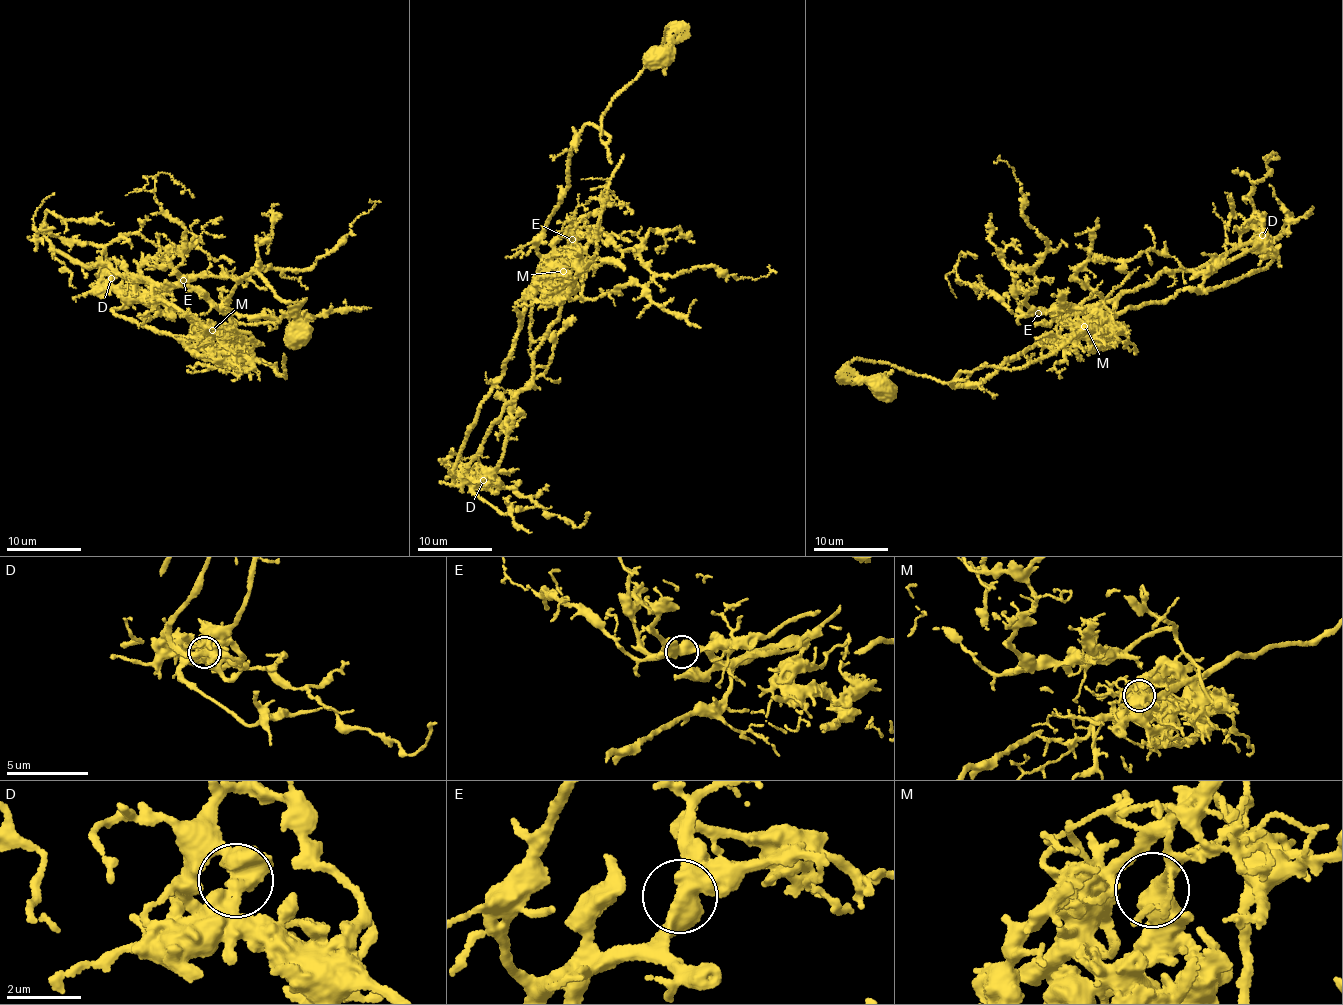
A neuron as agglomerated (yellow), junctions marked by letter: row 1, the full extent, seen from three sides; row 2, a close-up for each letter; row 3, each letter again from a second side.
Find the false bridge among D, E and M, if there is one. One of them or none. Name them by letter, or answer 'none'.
D

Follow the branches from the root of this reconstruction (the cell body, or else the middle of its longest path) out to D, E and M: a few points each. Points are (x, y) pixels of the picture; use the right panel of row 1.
D: (878, 386), (841, 370), (857, 358), (975, 384), (1069, 316), (1250, 240), (1255, 212), (1262, 235)
E: (878, 386), (841, 370), (857, 358), (975, 384), (1057, 334), (1038, 313)
M: (878, 386), (841, 370), (965, 371), (955, 389), (1101, 294), (1084, 326)

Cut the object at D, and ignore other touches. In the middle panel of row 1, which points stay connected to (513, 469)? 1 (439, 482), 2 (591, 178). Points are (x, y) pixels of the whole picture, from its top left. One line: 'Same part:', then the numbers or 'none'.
Same part: 2

